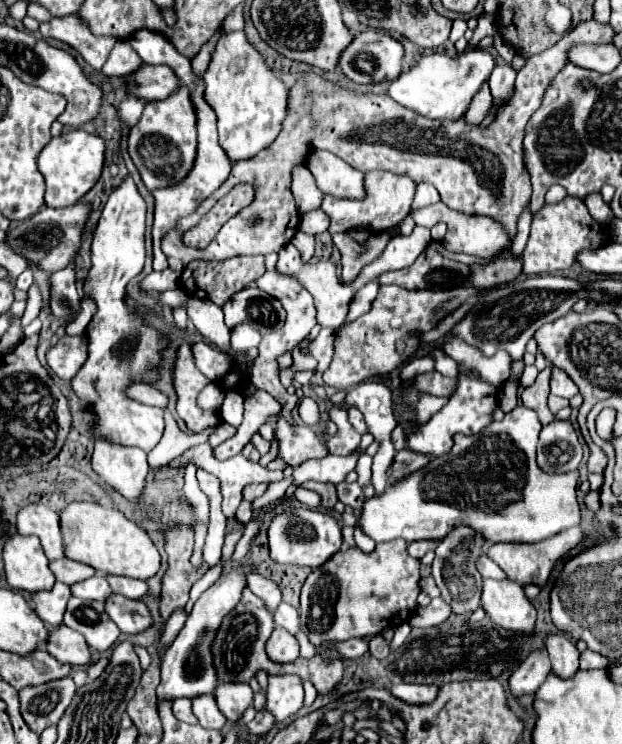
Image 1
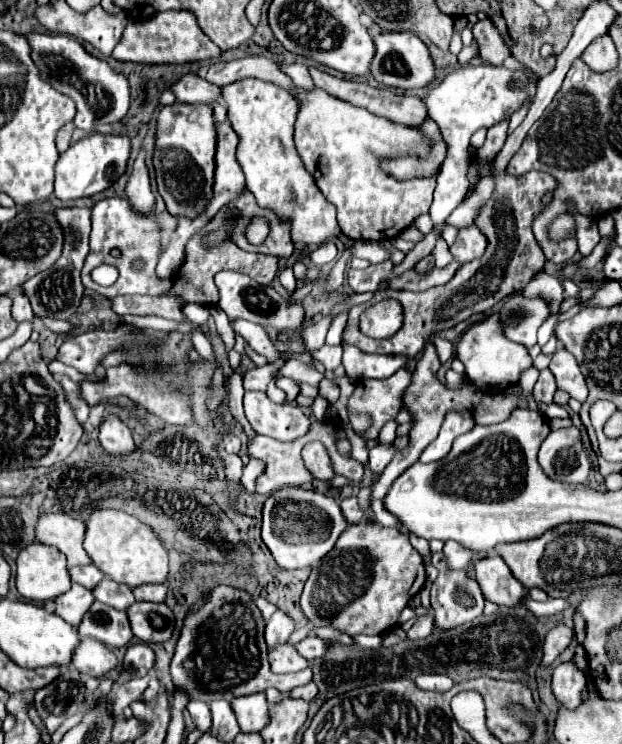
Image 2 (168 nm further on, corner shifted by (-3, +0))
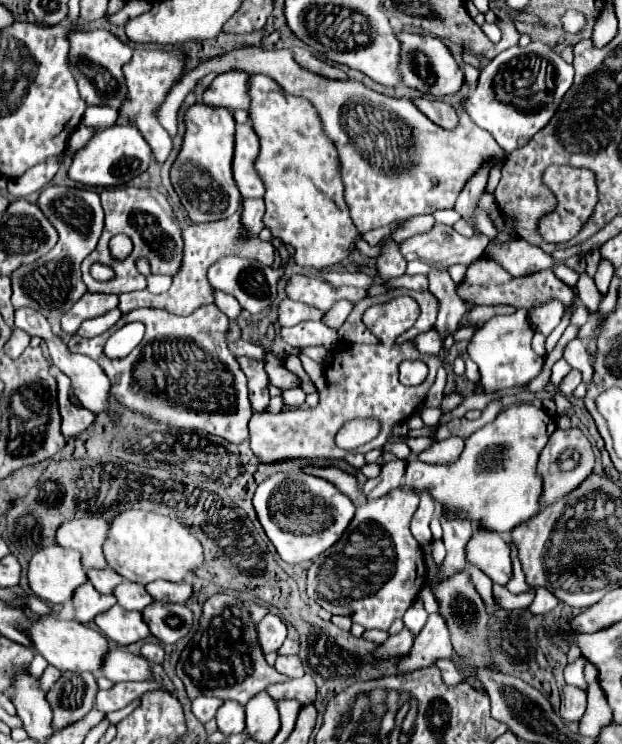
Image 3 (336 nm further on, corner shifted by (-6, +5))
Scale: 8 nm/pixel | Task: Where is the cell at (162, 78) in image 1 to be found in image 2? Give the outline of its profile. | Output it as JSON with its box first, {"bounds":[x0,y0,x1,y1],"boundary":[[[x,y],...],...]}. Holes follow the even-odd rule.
{"bounds":[169,74,219,104],"boundary":[[[185,74],[181,76],[171,88],[169,88],[179,102],[205,102],[211,104],[215,98],[219,98],[219,88],[209,84],[207,80],[199,78],[197,74]]]}

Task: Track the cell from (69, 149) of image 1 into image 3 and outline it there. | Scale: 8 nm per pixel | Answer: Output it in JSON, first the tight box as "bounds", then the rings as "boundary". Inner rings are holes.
{"bounds":[68,125,152,187],"boundary":[[[114,125],[100,133],[96,133],[76,155],[72,167],[68,171],[72,181],[84,185],[100,185],[100,187],[118,187],[130,183],[134,177],[144,173],[150,167],[152,151],[146,139],[140,135],[134,125]]]}

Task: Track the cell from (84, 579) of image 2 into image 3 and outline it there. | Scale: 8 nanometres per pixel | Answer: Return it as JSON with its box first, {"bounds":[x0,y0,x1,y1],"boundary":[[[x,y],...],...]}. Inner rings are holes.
{"bounds":[88,569,122,593],"boundary":[[[92,569],[92,571],[88,571],[88,579],[100,593],[112,593],[122,581],[122,577],[112,569],[104,569],[104,571]]]}

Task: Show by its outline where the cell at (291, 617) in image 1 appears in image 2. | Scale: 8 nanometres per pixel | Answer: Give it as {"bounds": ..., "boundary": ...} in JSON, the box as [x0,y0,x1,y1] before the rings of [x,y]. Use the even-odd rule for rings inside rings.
{"bounds":[265,610,295,646],"boundary":[[[277,610],[271,620],[267,622],[267,628],[265,628],[265,640],[267,640],[267,646],[275,646],[275,644],[283,644],[289,640],[289,636],[293,634],[295,630],[295,622],[281,610]]]}

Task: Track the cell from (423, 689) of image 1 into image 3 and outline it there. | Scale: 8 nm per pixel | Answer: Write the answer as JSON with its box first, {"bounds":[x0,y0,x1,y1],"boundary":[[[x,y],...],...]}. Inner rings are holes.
{"bounds":[440,661,462,685],"boundary":[[[442,661],[440,663],[440,669],[442,669],[442,679],[448,683],[448,685],[456,685],[456,683],[460,683],[462,681],[462,675],[458,673],[458,669],[450,663],[450,661]]]}

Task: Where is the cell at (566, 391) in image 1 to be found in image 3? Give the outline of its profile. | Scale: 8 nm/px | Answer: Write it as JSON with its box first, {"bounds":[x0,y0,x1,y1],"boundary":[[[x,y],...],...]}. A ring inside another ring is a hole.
{"bounds":[564,339,592,383],"boundary":[[[574,339],[564,347],[564,359],[570,363],[572,369],[578,369],[582,373],[584,383],[590,383],[592,379],[592,363],[590,363],[590,355],[586,351],[586,345],[582,339]]]}

